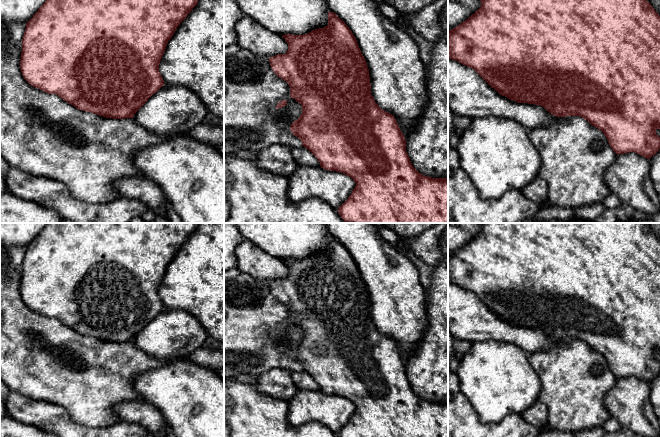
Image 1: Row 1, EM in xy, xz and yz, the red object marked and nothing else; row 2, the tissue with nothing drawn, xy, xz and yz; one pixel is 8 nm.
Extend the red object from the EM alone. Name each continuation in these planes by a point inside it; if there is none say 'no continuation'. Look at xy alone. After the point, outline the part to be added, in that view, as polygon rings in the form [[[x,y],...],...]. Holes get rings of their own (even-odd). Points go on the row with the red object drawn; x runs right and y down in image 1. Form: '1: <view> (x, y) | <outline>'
1: xy (173, 110) | [[[164,84],[133,119],[158,135],[184,135],[204,122],[207,112],[203,101],[189,88]]]

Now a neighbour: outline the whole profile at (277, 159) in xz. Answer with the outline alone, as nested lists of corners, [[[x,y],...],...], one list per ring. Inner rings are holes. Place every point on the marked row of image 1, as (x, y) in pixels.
[[[274,145],[259,151],[254,162],[261,170],[282,177],[289,177],[298,167],[290,148],[283,145]]]

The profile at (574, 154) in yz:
[[[580,116],[557,117],[548,126],[528,130],[529,138],[541,157],[538,177],[547,183],[548,200],[561,208],[575,209],[601,203],[611,193],[604,181],[606,169],[617,154],[604,133]]]

